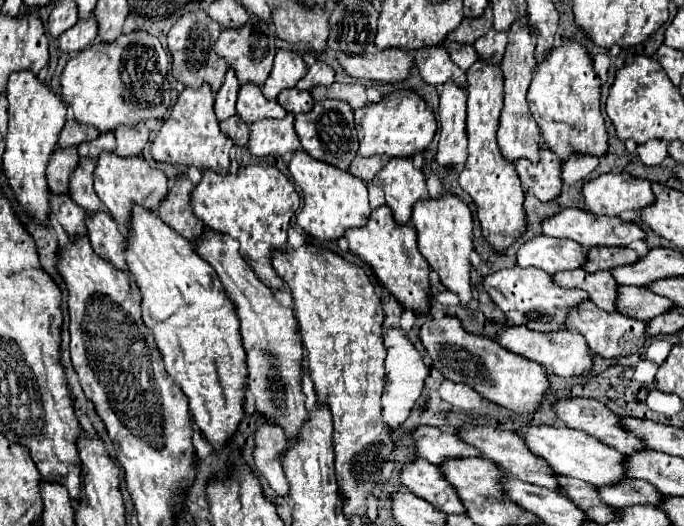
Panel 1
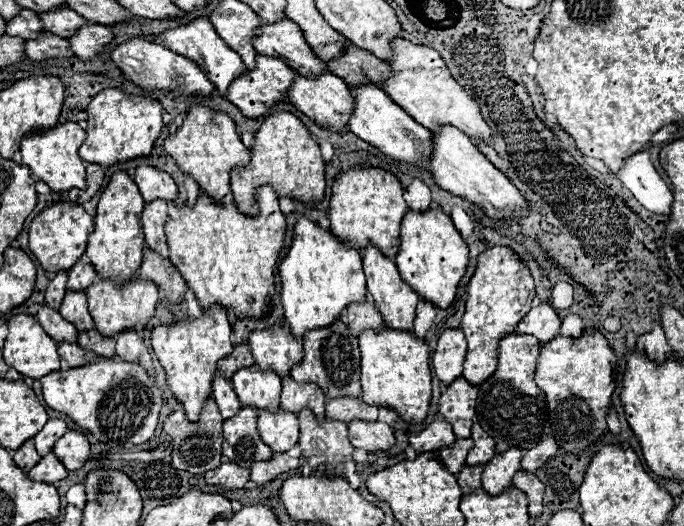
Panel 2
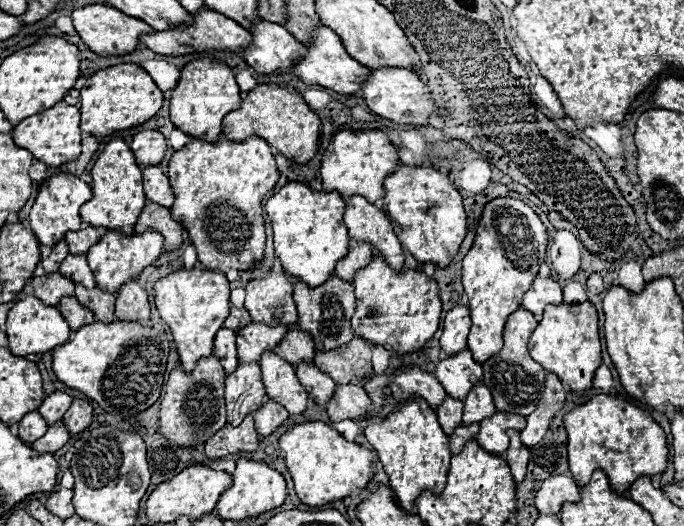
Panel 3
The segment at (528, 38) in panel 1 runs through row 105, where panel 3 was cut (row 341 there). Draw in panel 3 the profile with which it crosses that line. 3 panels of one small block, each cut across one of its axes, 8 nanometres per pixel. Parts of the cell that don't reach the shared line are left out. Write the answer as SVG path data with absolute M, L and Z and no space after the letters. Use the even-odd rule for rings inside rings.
M516 310L508 322L506 322L506 328L504 328L504 348L492 356L490 360L486 360L482 364L484 368L484 376L482 376L482 382L492 390L492 396L494 396L494 404L498 410L502 412L514 412L514 414L522 414L522 416L528 416L530 412L536 410L536 402L540 398L540 392L542 392L542 384L538 382L538 374L540 370L544 370L538 362L534 362L528 354L528 338L532 334L532 330L536 328L538 320L526 312L526 310Z

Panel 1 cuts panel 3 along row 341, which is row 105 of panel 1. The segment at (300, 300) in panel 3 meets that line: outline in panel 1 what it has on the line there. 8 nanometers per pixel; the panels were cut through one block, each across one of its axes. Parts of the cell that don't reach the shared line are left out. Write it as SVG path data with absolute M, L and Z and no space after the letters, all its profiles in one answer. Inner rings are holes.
M326 98L316 102L310 112L302 112L296 116L296 134L302 142L302 148L316 160L328 162L340 170L348 170L352 158L358 152L358 136L354 124L354 110L344 100Z

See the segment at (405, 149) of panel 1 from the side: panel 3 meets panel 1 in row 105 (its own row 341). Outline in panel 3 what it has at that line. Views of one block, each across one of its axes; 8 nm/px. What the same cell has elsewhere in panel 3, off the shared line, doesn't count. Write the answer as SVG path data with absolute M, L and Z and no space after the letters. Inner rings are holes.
M374 254L372 260L360 268L354 276L354 288L356 288L356 314L352 316L352 328L358 336L362 336L370 344L380 344L392 354L406 354L406 352L416 352L424 348L424 344L434 336L440 324L440 290L438 282L428 278L422 270L412 270L412 268L402 268L400 272L392 270L382 256Z

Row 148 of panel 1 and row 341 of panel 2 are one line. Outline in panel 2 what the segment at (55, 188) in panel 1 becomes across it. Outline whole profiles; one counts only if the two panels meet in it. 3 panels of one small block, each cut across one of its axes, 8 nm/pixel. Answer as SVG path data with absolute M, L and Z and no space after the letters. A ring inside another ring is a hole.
M48 306L40 308L40 312L36 314L36 320L42 324L46 334L50 338L54 338L58 344L60 342L76 342L76 338L78 338L76 328L70 322L66 322L56 310L52 310Z

